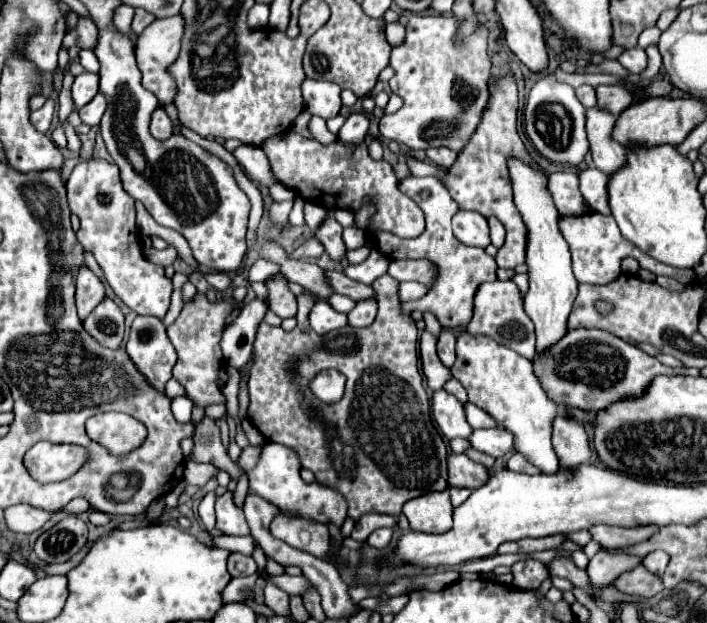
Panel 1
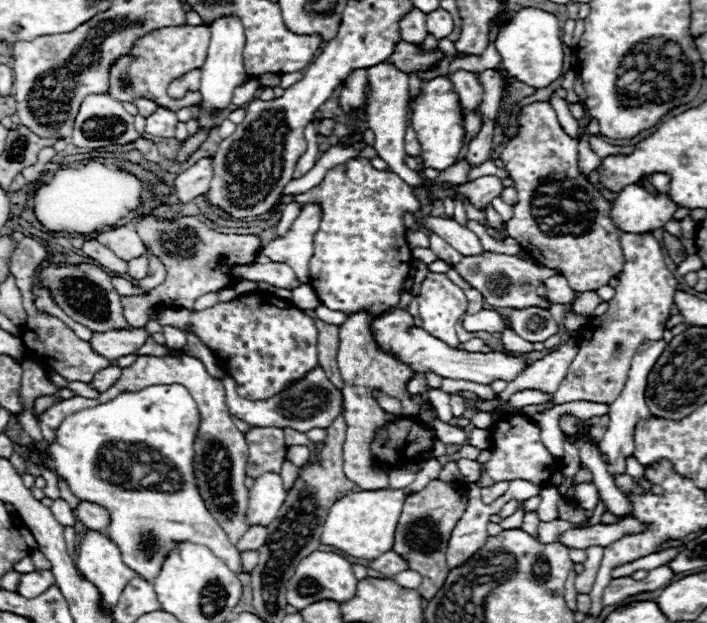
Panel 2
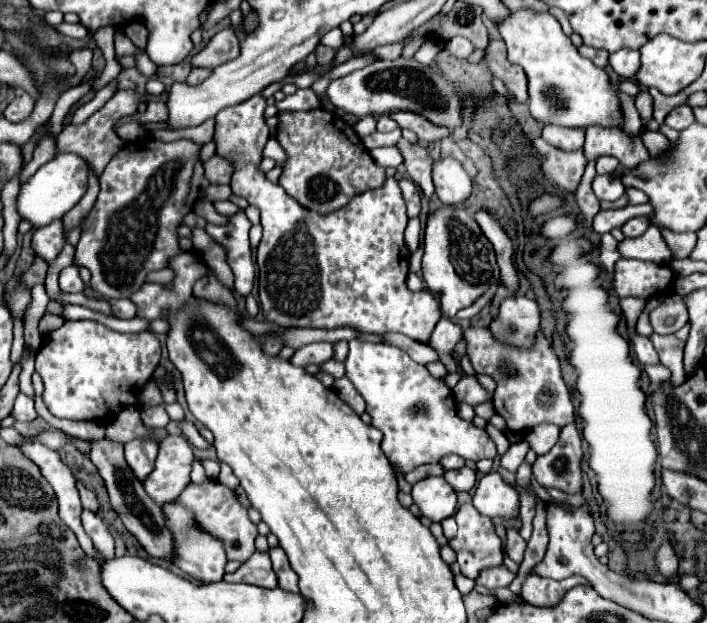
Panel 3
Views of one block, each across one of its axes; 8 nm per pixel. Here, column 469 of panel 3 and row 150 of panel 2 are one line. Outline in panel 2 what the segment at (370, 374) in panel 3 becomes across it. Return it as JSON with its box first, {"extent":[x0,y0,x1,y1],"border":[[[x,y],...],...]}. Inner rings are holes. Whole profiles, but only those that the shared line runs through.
{"extent":[412,76,462,172],"border":[[[436,76],[432,80],[420,80],[420,94],[412,102],[412,130],[422,146],[424,168],[434,168],[444,172],[458,158],[462,148],[462,114],[458,110],[458,94],[454,92],[452,82],[446,76]]]}

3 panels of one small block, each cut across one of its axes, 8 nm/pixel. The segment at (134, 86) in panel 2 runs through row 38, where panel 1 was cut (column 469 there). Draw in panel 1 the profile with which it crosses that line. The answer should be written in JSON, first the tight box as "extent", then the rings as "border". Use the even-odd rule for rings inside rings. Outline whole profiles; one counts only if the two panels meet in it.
{"extent":[438,54,540,268],"border":[[[500,54],[492,56],[492,78],[496,80],[490,90],[488,104],[482,112],[480,126],[474,130],[470,136],[468,144],[458,152],[458,158],[448,172],[438,178],[450,192],[450,196],[456,200],[456,204],[464,210],[474,210],[480,214],[490,214],[496,216],[504,228],[506,228],[506,242],[496,254],[496,264],[498,268],[516,268],[526,262],[526,242],[528,242],[528,232],[524,226],[524,220],[514,206],[512,200],[512,180],[508,172],[508,158],[520,158],[522,162],[530,162],[530,166],[540,168],[532,156],[526,152],[524,142],[520,140],[516,132],[516,116],[518,116],[518,90],[516,90],[516,80],[510,64],[502,60]]]}

